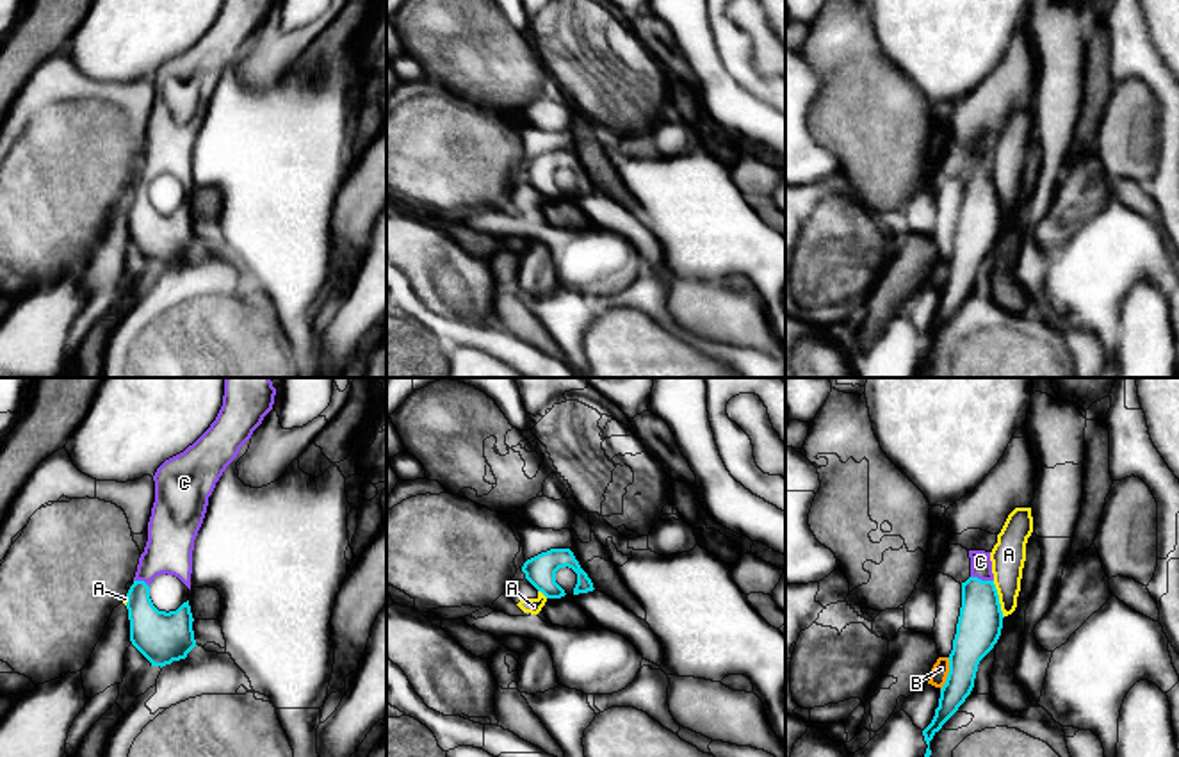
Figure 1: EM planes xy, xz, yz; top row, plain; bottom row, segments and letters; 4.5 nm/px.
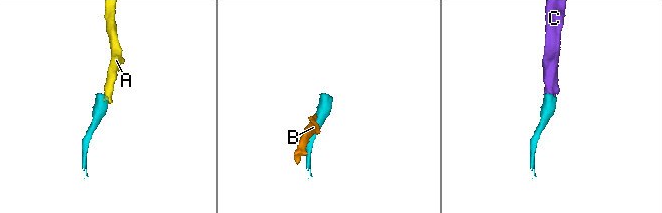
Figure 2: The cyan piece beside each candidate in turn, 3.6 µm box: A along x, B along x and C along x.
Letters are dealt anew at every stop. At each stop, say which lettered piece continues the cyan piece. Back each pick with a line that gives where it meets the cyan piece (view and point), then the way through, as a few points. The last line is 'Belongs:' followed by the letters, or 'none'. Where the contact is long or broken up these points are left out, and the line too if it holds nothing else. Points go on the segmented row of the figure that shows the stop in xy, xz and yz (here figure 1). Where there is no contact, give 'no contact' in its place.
C: yz (982, 581)
Belongs: C

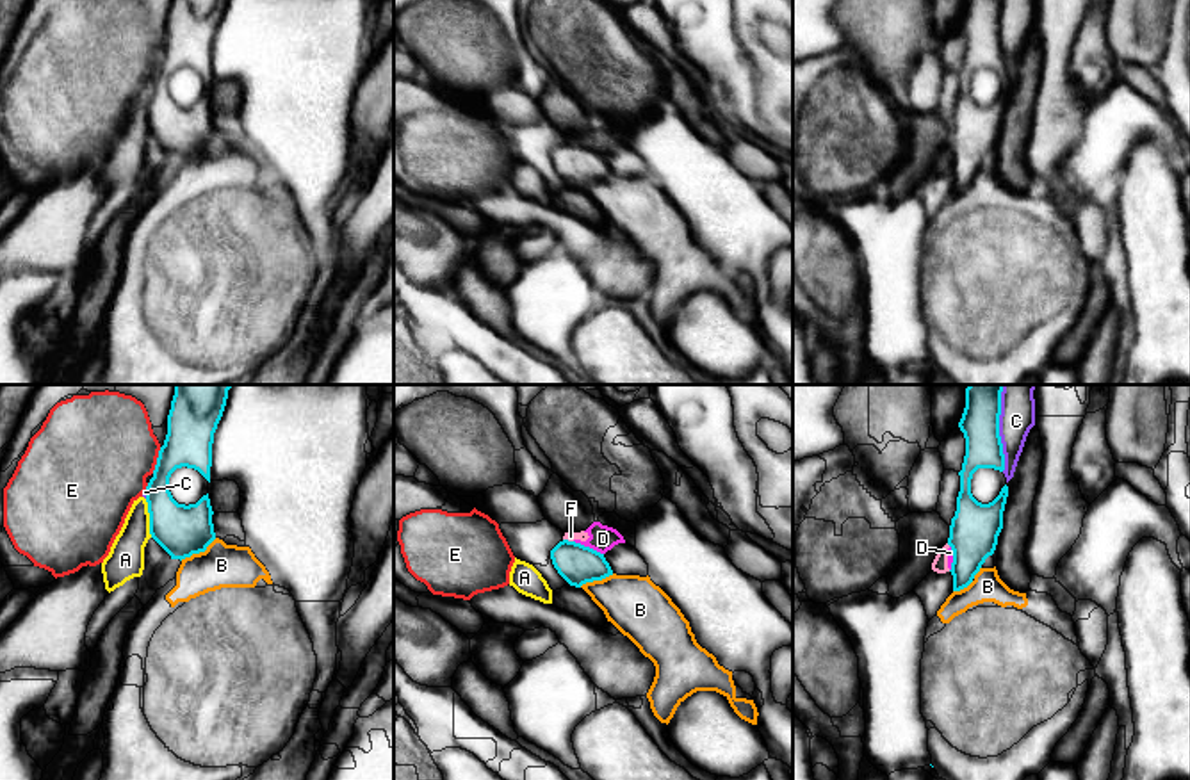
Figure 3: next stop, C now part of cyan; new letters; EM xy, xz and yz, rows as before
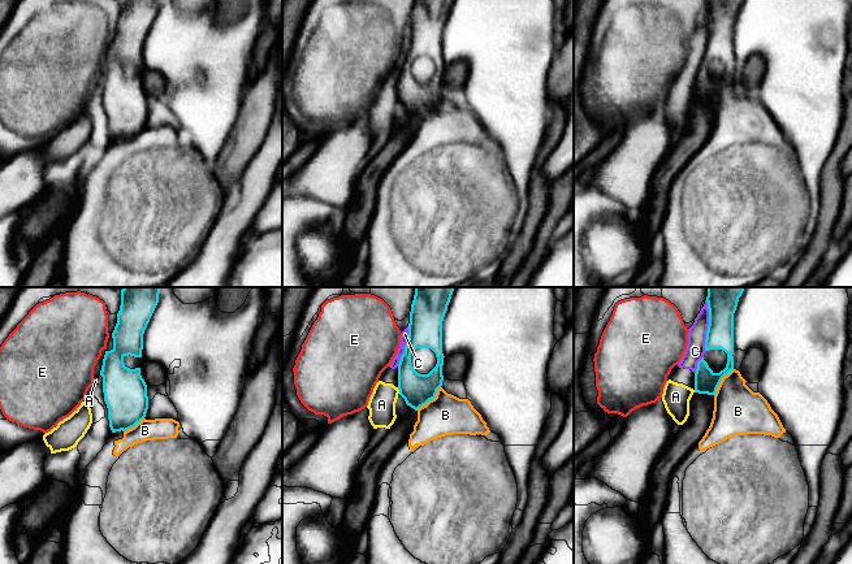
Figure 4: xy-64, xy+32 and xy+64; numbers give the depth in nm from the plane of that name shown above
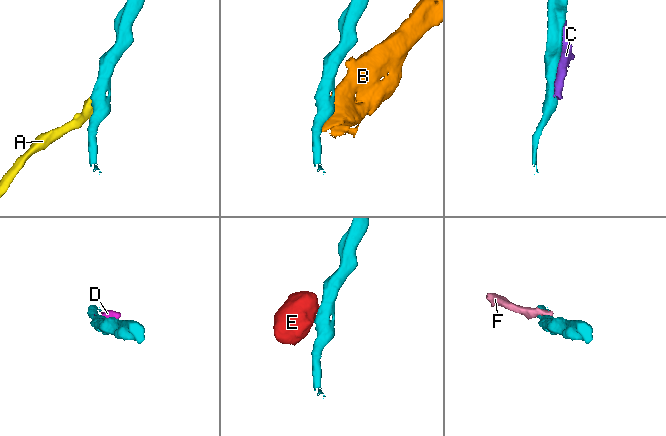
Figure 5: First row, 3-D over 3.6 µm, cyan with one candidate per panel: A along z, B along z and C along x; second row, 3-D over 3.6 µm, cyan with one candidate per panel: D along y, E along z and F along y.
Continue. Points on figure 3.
Belongs: none

